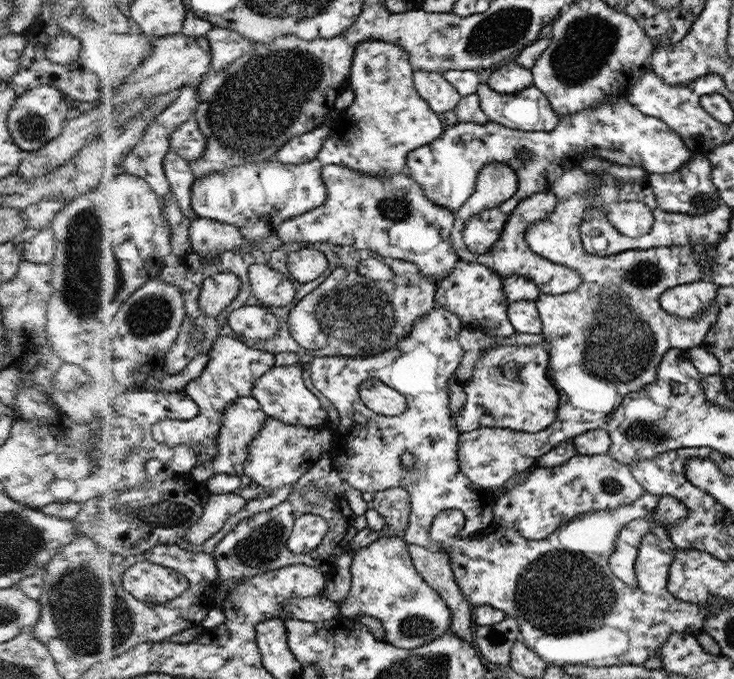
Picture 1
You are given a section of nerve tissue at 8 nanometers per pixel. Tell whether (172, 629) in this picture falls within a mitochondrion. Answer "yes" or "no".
no

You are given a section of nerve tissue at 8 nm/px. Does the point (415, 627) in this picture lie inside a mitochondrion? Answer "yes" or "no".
yes

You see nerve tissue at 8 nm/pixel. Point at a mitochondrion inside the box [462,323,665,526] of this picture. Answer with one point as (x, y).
(610, 485)

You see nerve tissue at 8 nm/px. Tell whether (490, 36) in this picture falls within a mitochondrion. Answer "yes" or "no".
yes

